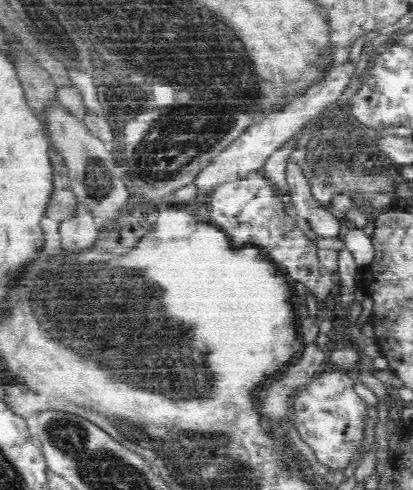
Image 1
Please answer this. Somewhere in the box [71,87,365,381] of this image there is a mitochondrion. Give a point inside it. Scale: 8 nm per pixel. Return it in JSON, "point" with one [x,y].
{"point":[176,139]}

